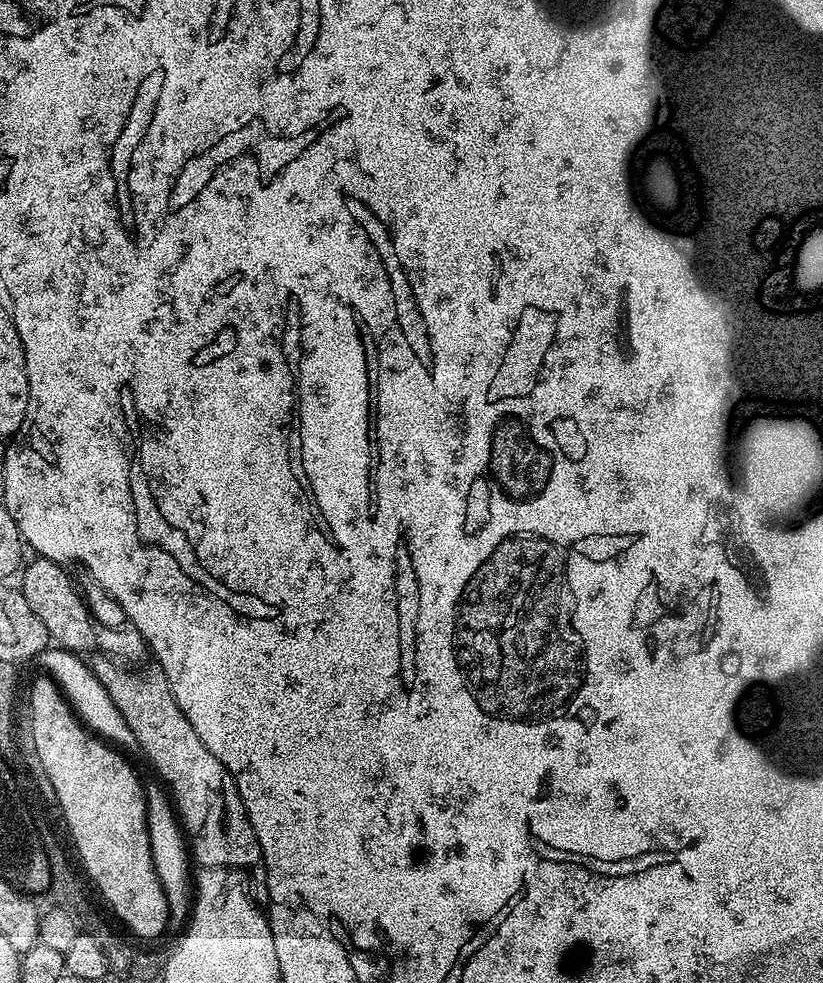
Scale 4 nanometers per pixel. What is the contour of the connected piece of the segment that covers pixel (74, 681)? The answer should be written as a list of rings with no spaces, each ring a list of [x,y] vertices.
[[[49,646],[40,653],[38,664],[45,668],[41,669],[59,686],[60,691],[64,693],[65,700],[68,701],[72,711],[76,713],[85,728],[91,730],[97,737],[103,738],[109,745],[125,753],[135,753],[137,751],[136,739],[130,726],[126,726],[118,706],[114,706],[110,694],[106,694],[102,682],[98,682],[91,667],[85,661],[83,664],[80,660],[83,659],[77,653],[69,652],[67,648]]]

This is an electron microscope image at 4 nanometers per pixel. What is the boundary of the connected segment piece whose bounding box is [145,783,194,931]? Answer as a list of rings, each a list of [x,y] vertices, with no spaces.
[[[159,784],[145,785],[145,800],[147,802],[147,826],[148,837],[150,838],[151,857],[154,859],[155,873],[158,874],[159,881],[162,882],[163,893],[166,894],[168,910],[169,931],[179,931],[191,915],[191,905],[194,900],[192,893],[192,882],[189,876],[188,864],[190,856],[188,844],[183,834],[181,825],[174,806],[167,794],[167,791]]]

